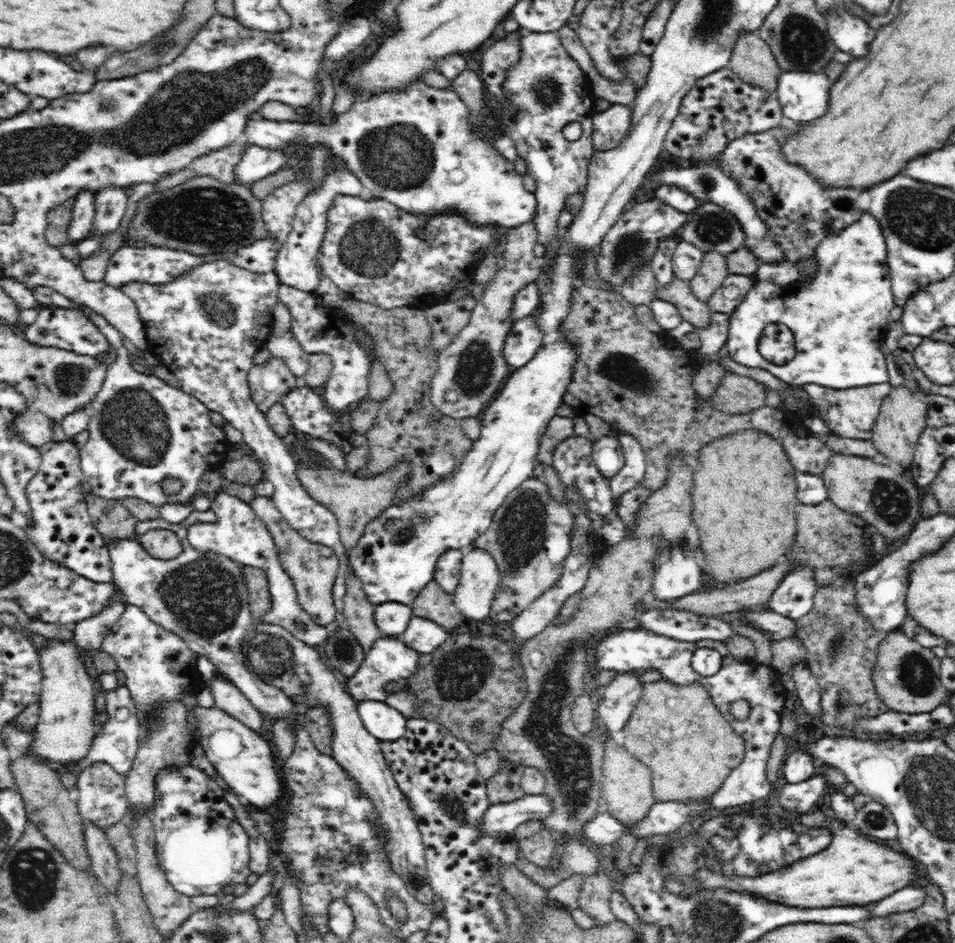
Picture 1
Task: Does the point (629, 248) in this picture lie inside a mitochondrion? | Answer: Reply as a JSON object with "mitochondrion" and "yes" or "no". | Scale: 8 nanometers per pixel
{"mitochondrion":"yes"}

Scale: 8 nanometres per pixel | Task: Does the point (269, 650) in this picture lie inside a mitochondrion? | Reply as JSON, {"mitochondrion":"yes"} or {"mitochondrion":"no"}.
{"mitochondrion":"yes"}

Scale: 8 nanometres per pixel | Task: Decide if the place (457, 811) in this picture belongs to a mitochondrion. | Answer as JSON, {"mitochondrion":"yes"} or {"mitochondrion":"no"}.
{"mitochondrion":"yes"}

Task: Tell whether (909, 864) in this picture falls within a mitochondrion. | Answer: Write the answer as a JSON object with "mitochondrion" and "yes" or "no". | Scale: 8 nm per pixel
{"mitochondrion":"no"}

